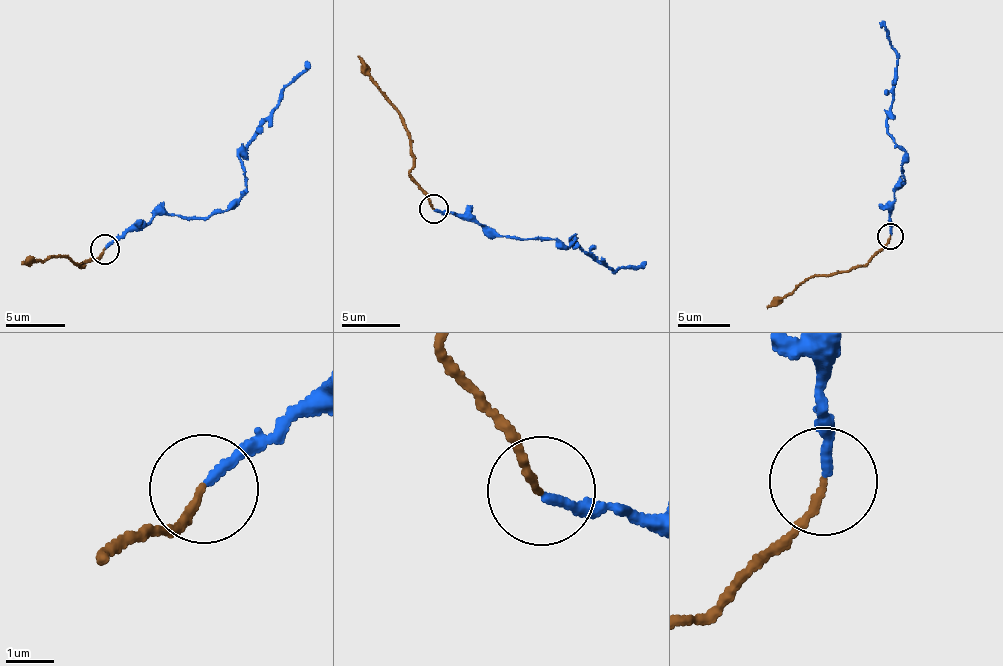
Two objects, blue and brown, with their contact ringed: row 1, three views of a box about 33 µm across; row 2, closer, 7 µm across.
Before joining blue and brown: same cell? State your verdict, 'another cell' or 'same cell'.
another cell

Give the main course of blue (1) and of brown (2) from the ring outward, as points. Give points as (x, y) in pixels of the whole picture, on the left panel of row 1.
1: (104, 248), (158, 214), (194, 217), (224, 213), (239, 200), (244, 171), (241, 148), (309, 61)
2: (104, 248), (81, 266), (59, 255), (43, 262), (33, 257), (21, 264)

